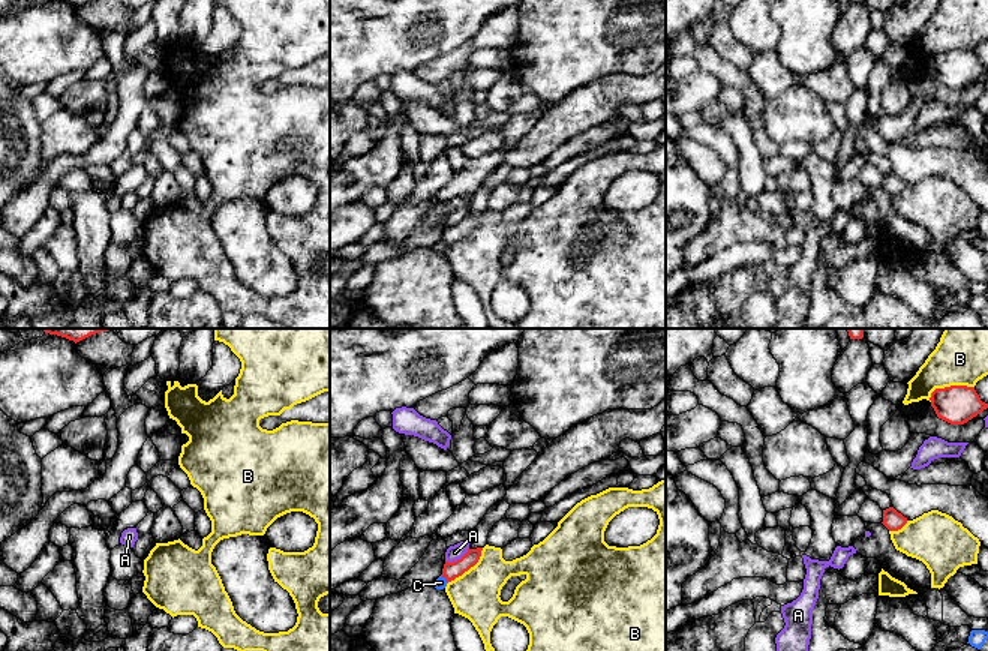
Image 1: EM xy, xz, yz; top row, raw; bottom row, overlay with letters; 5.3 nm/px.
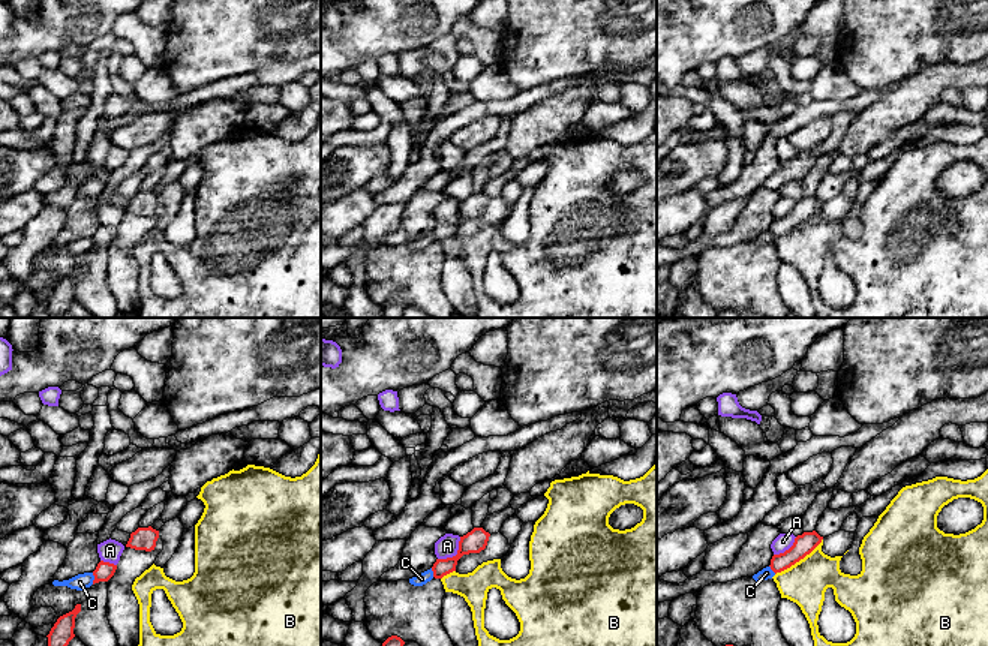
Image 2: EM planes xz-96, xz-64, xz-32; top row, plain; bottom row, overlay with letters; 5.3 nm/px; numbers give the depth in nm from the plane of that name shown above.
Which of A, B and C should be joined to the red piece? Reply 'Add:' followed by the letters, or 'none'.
Add: none

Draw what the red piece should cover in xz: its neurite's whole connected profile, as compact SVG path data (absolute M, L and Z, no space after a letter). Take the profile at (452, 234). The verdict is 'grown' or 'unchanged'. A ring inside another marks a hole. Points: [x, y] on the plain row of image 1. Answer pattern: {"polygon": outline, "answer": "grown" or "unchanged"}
{"polygon": "M483 212L468 213L468 216L460 224L453 226L445 225L441 240L445 242L447 246L451 246L456 242L462 240L478 226L481 214Z", "answer": "unchanged"}

